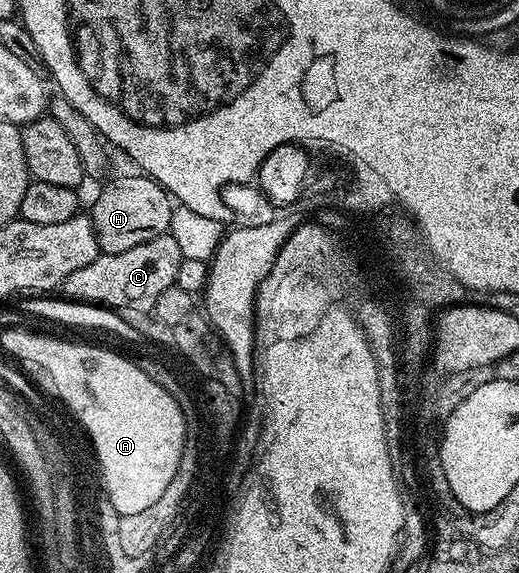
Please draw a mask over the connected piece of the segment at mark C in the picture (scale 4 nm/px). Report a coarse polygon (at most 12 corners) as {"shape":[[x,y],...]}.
{"shape":[[171,234],[98,253],[61,281],[75,302],[148,315],[175,285]]}

